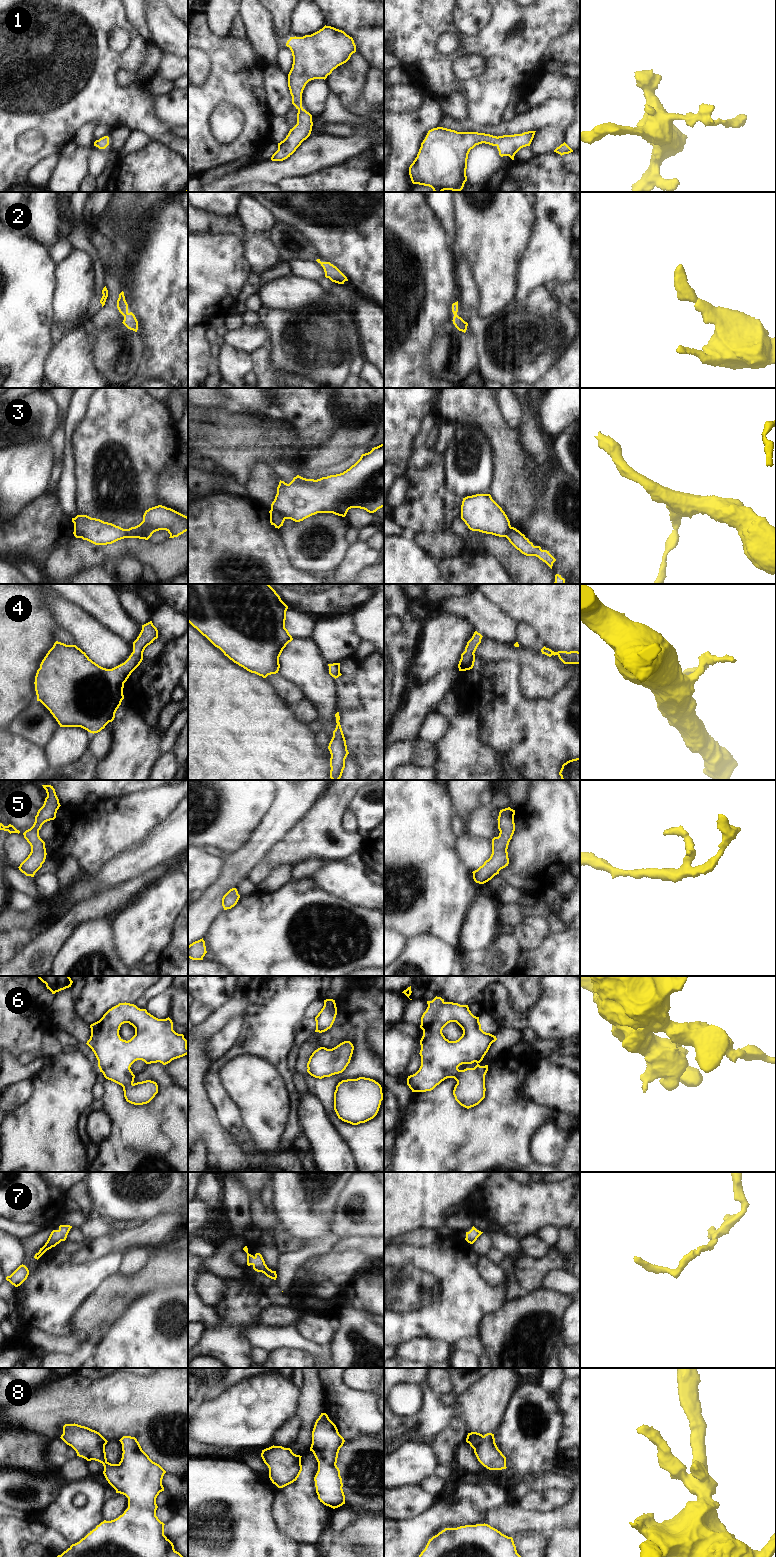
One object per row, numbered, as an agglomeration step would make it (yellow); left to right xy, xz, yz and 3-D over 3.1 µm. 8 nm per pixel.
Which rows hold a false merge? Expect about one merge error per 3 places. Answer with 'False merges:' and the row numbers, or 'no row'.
False merges: 3

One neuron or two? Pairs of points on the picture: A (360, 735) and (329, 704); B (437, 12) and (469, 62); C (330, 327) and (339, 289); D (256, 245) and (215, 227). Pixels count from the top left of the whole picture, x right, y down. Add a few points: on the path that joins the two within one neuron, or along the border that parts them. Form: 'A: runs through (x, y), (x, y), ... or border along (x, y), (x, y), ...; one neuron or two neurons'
A: border along (337, 687), (338, 711); two neurons
B: border along (487, 60), (469, 52), (460, 55), (451, 70); two neurons
C: border along (332, 282), (332, 292), (345, 297); two neurons
D: runs through (246, 240), (233, 227), (225, 227); one neuron

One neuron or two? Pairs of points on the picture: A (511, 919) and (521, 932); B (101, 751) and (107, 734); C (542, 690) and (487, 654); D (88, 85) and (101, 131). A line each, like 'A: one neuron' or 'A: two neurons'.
A: two neurons
B: one neuron
C: one neuron
D: two neurons

